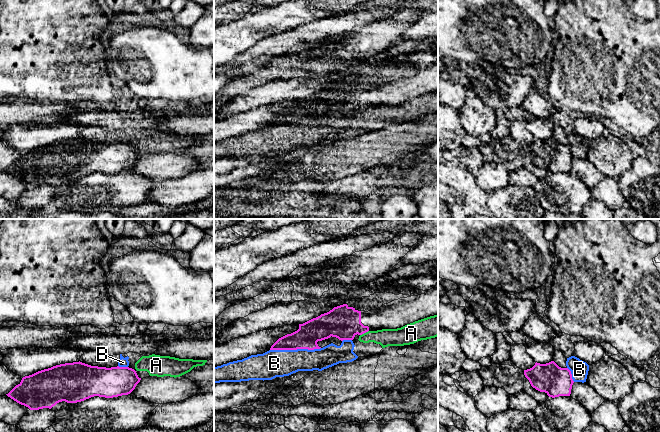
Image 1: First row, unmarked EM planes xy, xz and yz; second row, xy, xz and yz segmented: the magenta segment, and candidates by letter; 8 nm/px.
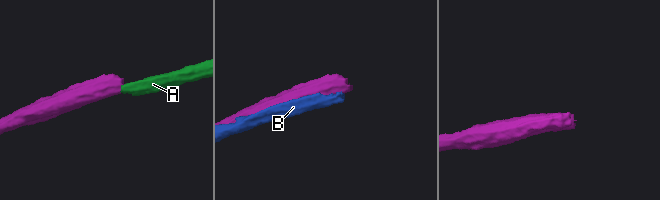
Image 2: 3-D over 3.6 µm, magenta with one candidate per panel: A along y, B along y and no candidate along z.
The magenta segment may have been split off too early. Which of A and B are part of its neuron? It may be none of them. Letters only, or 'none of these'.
none of these

